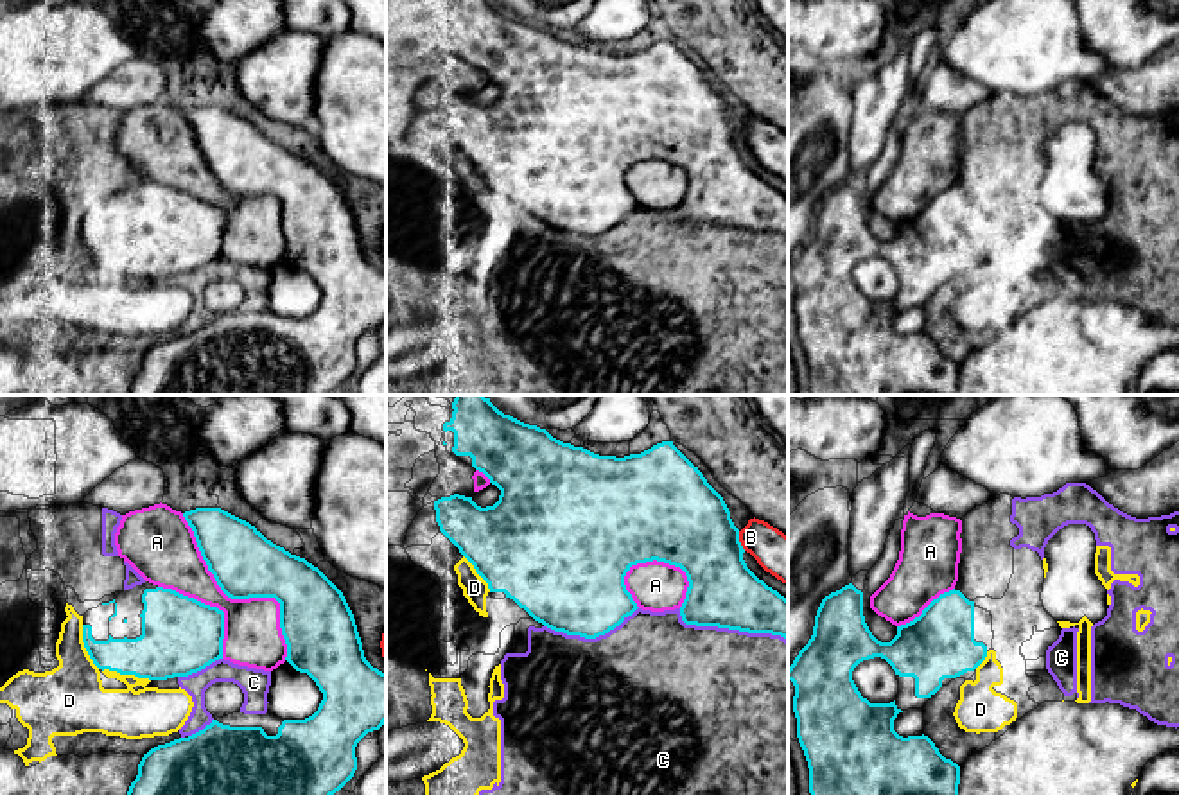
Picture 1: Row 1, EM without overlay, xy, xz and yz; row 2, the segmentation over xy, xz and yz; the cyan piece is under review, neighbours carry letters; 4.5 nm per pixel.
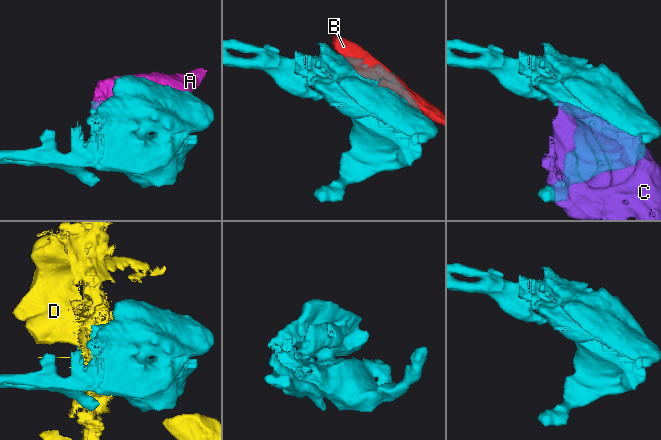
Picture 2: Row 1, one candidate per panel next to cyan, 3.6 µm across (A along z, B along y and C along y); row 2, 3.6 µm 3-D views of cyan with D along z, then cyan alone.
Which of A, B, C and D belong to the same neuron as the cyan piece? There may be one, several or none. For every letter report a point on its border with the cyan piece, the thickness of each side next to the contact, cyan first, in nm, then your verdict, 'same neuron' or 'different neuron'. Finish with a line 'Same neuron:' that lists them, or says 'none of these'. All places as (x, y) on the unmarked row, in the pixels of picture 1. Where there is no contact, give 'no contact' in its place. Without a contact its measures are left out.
A: meets cyan in xy at (241, 196); 300 nm thick on the cyan side, 260 nm on the other; different neuron
B: meets cyan in xz at (738, 139); 400 nm thick on the cyan side, 200 nm on the other; different neuron
C: meets cyan in xz at (729, 227); 320 nm thick on the cyan side, 500 nm on the other; different neuron
D: meets cyan in xy at (126, 271); 300 nm thick on the cyan side, 260 nm on the other; different neuron
Same neuron: none of these

